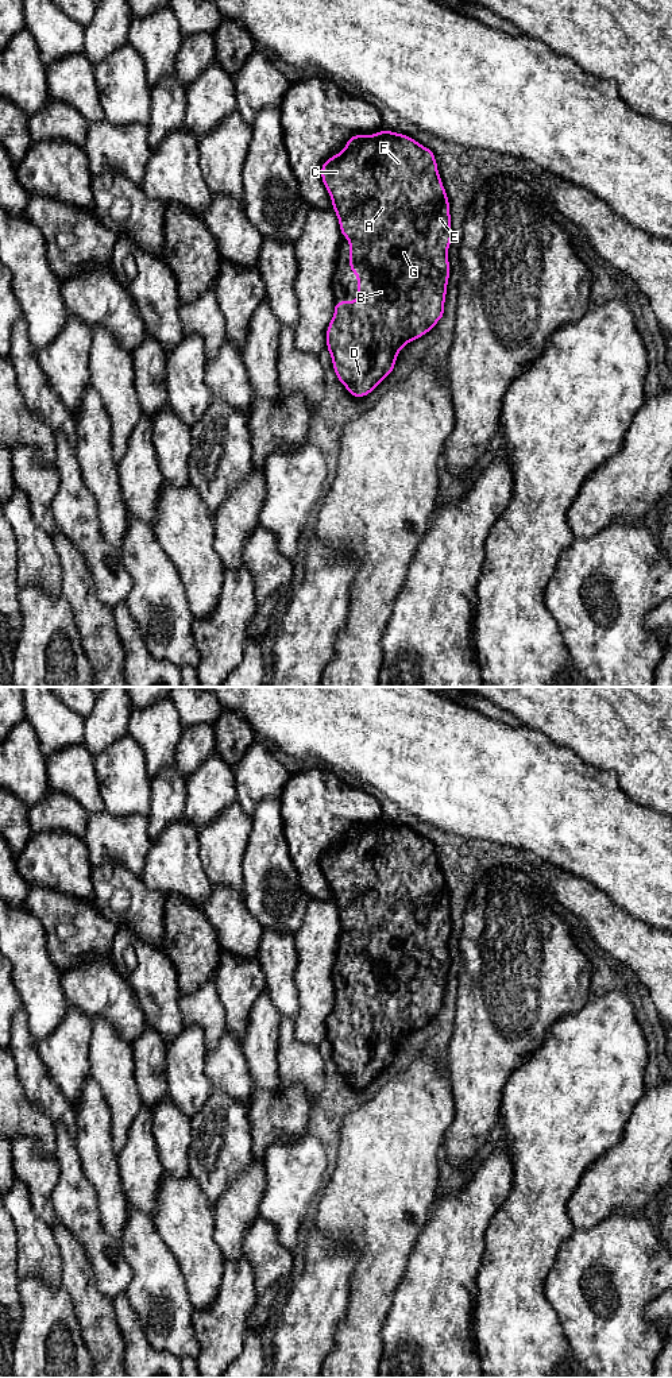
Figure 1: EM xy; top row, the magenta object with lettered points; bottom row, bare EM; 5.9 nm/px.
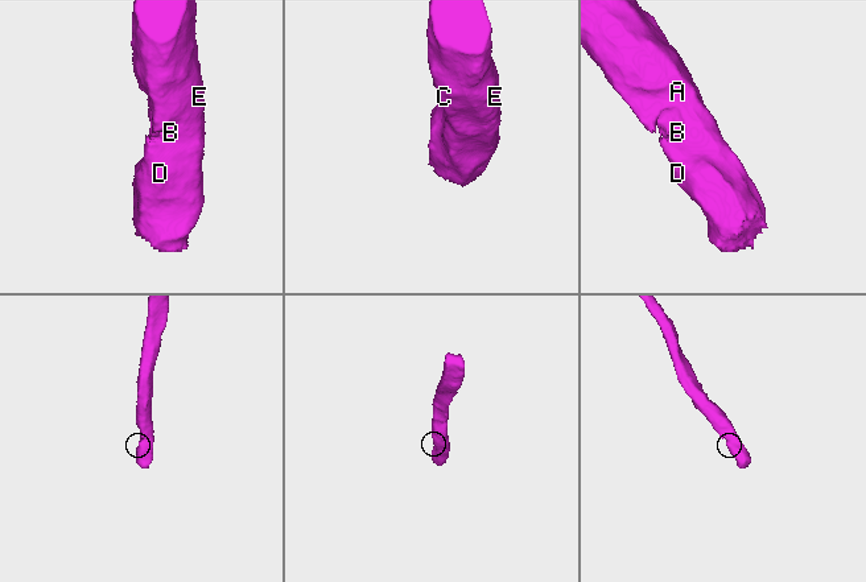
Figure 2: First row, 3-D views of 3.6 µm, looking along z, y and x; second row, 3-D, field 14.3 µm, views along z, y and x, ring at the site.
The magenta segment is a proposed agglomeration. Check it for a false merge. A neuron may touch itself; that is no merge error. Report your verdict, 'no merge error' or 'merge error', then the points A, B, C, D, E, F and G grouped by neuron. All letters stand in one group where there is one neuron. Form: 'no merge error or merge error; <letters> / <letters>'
no merge error; A B C D E F G

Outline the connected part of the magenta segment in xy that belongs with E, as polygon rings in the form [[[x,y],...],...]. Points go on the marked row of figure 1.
[[[386,128],[374,135],[352,135],[340,154],[331,157],[323,163],[321,180],[332,198],[332,206],[340,223],[341,242],[344,235],[348,235],[349,271],[358,274],[359,297],[358,301],[335,301],[335,314],[327,328],[327,350],[331,352],[336,378],[347,387],[351,395],[362,398],[374,391],[382,379],[393,373],[398,352],[405,344],[430,332],[436,323],[444,317],[444,301],[451,273],[447,258],[447,250],[452,242],[449,200],[440,180],[433,151],[408,135],[390,132]]]

